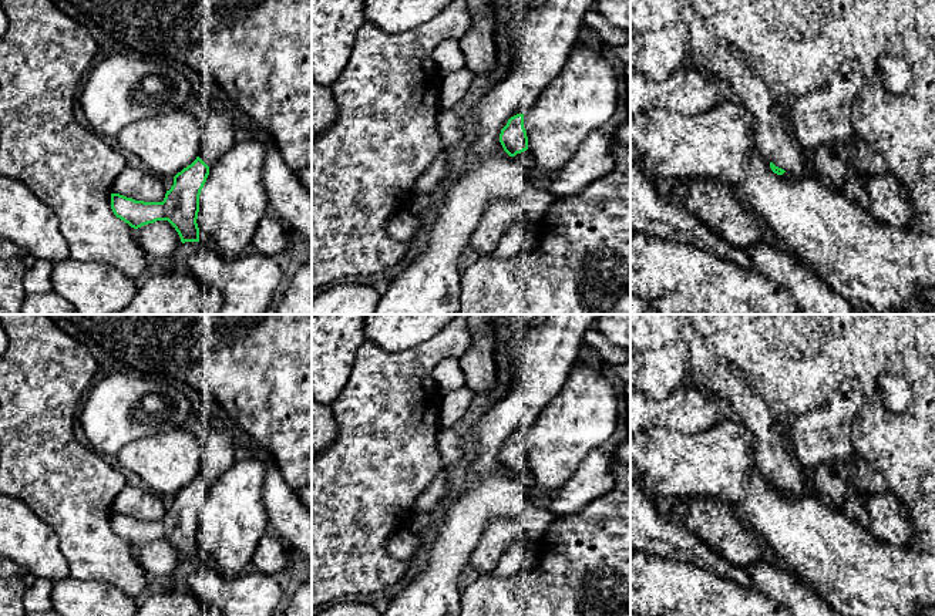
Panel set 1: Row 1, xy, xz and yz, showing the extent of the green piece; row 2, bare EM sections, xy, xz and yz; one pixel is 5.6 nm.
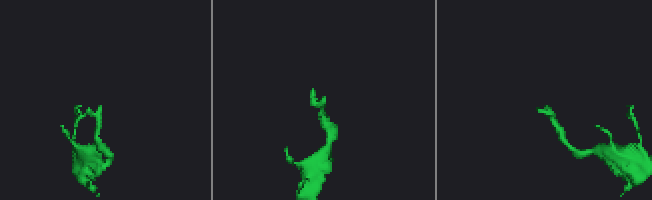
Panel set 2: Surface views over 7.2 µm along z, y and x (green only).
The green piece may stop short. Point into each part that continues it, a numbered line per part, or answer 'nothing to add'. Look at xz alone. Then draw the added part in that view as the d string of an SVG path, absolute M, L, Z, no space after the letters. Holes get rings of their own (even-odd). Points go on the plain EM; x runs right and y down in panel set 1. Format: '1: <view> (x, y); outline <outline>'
1: xz (524, 477); outline M527 468L521 472L517 472L514 475L514 478L529 492L532 489L532 484L534 484L534 479L532 479L532 474L531 474L531 469Z

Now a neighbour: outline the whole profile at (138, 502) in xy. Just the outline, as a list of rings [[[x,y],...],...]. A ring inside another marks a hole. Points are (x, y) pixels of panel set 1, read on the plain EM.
[[[125,485],[120,491],[112,502],[111,511],[144,521],[162,521],[167,512],[161,495],[148,488],[131,485]]]

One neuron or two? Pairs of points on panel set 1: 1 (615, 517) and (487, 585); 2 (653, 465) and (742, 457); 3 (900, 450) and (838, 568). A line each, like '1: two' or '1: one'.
1: one
2: one
3: two

